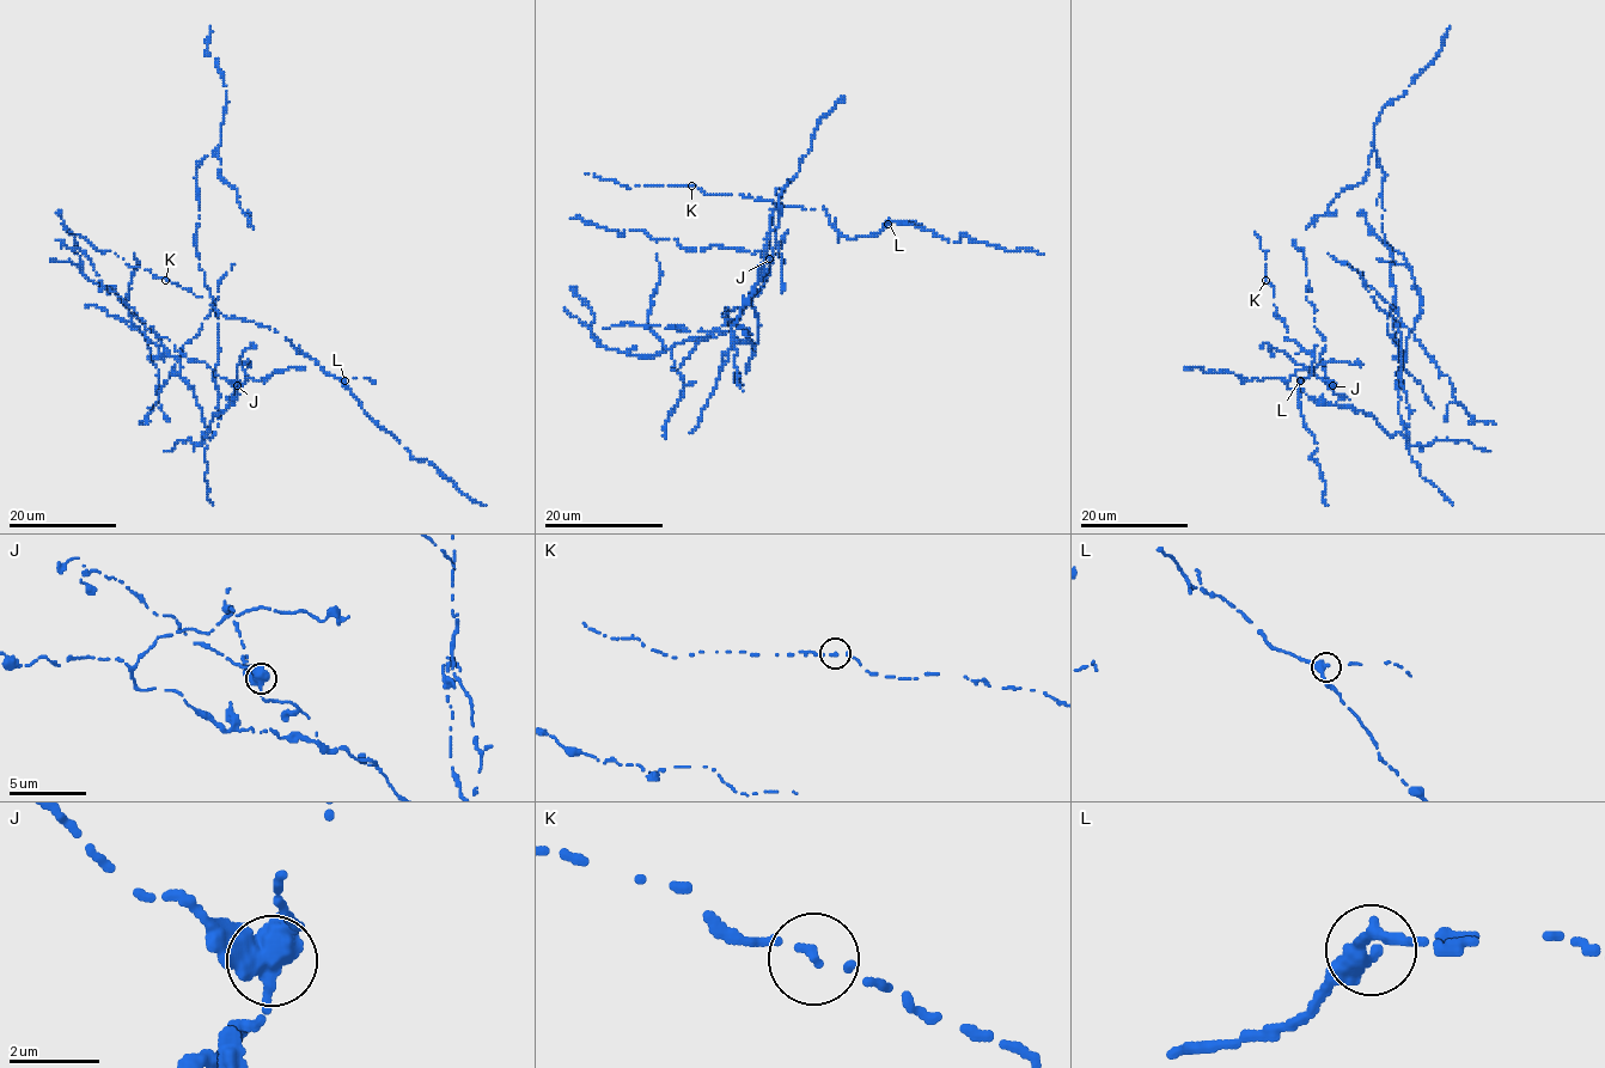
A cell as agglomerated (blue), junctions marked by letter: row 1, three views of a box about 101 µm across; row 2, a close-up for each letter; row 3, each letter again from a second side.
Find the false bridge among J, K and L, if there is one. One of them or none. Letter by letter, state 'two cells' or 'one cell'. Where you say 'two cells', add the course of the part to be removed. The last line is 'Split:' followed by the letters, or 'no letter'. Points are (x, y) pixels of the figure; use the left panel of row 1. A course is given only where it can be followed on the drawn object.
J: two cells; foreign part runs (236, 385), (205, 440), (220, 416), (219, 324), (194, 243), (196, 172), (221, 141), (227, 98), (211, 26)
K: one cell
L: one cell
Split: J

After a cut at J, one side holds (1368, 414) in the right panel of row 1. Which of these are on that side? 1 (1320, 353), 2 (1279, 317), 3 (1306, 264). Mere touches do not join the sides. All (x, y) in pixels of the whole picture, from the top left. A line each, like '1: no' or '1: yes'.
1: no
2: no
3: no

